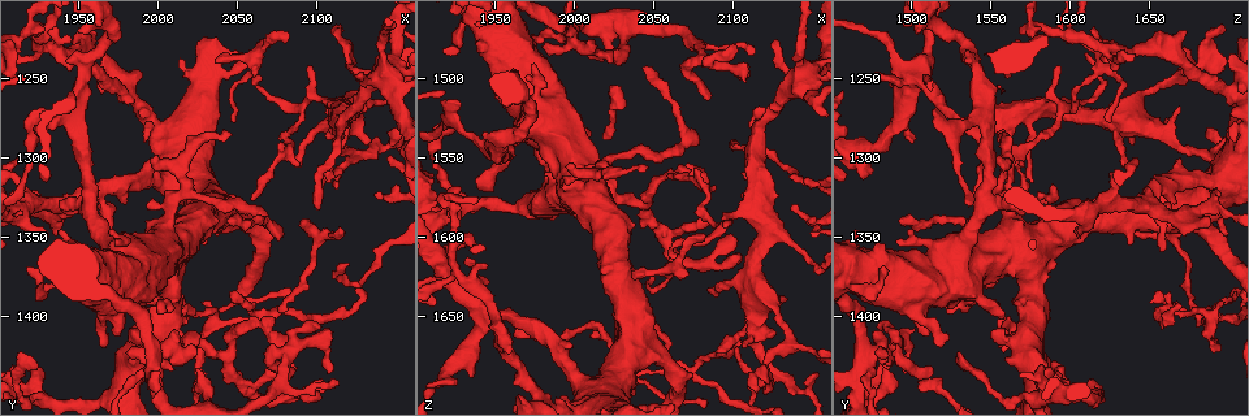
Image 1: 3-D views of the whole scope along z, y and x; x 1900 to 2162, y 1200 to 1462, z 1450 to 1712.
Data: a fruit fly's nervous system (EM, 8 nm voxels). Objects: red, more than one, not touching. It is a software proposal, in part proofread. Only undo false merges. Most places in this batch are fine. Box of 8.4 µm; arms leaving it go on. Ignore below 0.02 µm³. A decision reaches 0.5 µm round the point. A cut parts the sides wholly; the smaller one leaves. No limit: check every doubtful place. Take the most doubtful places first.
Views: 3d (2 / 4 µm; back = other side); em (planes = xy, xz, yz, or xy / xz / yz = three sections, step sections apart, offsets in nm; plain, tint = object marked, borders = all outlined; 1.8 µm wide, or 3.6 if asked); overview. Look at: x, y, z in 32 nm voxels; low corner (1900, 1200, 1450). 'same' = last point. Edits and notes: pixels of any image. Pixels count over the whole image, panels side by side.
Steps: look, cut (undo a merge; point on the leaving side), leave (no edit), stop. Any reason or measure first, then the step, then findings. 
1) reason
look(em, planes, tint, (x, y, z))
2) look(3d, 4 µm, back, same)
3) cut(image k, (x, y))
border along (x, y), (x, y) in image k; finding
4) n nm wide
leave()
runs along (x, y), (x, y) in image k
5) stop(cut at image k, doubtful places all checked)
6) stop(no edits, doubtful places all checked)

abrupt turn
look(em, planes, tint, (2036, 1400, 1686))

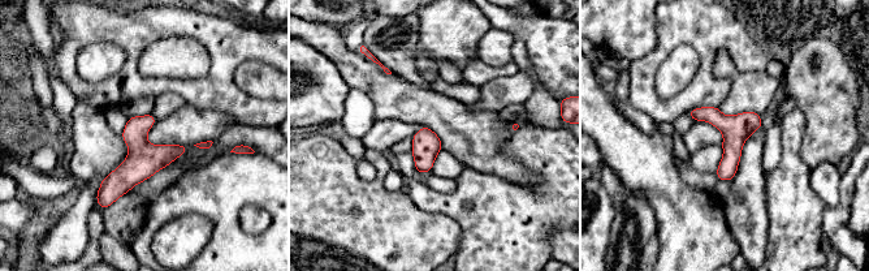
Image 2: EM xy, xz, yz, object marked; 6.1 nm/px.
leave()
runs along (150, 117), (138, 163), (103, 202) in image 2; one neuron here

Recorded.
abrupt turn
look(3d, 2 µm, (1998, 1432, 1470))

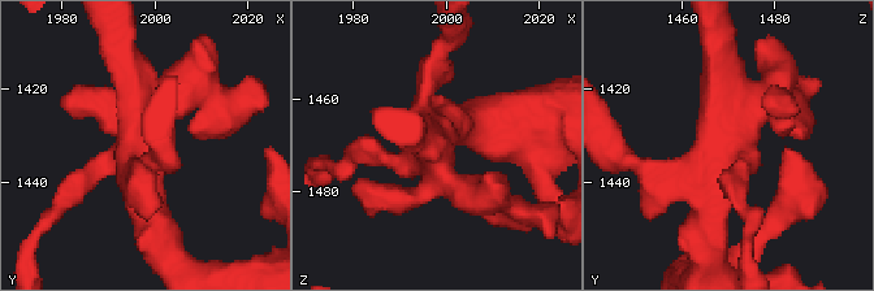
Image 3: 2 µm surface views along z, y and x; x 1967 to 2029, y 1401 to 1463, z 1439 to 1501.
now the EM
look(em, yz, step 8, tint, (1997, 1431, 1470))

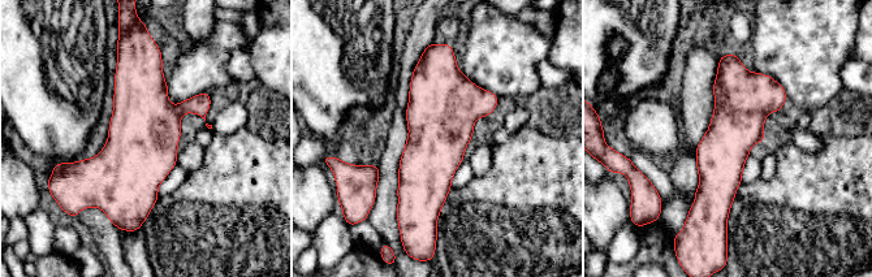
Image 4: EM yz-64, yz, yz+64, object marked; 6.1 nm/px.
another direction
look(em, planes, tint, same)

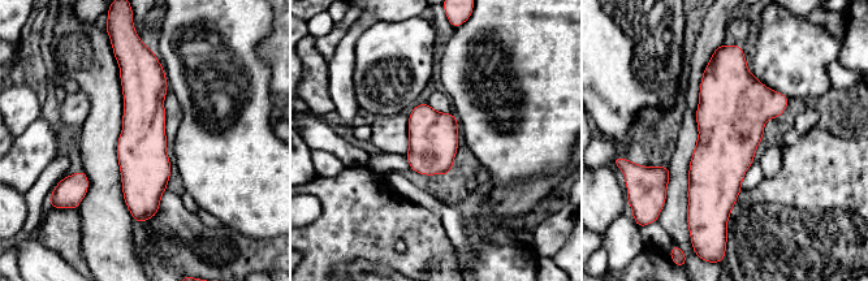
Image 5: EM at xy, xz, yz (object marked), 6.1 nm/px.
leave()
runs along (138, 64), (141, 80), (139, 219) in image 5; all the same neuron

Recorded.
branch point
look(em, planes, plain, (2058, 1398, 1678))

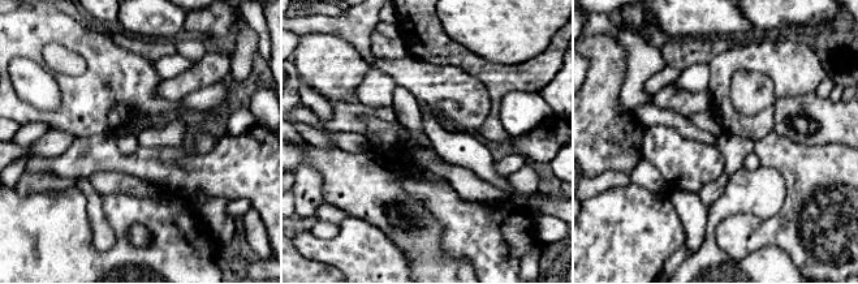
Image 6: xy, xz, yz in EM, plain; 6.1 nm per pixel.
look(em, planes, tint, same)

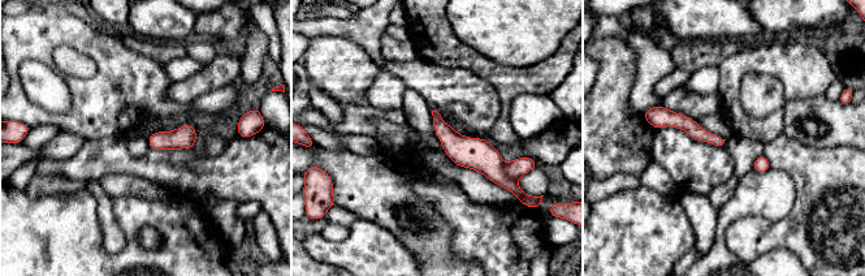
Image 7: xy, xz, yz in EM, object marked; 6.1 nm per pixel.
cut(image 7, (519, 167))
border along (504, 164), (504, 171), (517, 180) in image 7; two neurons meet here

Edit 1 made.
thin neck
look(em, yz, step 8, tint, (1924, 1216, 1580))

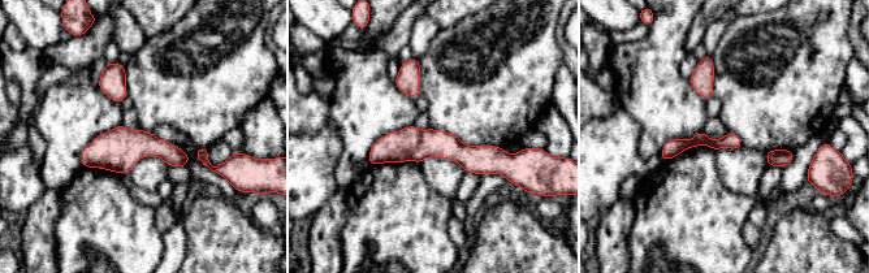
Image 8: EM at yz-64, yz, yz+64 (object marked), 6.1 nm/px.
cut it another way
look(em, planes, tint, same)

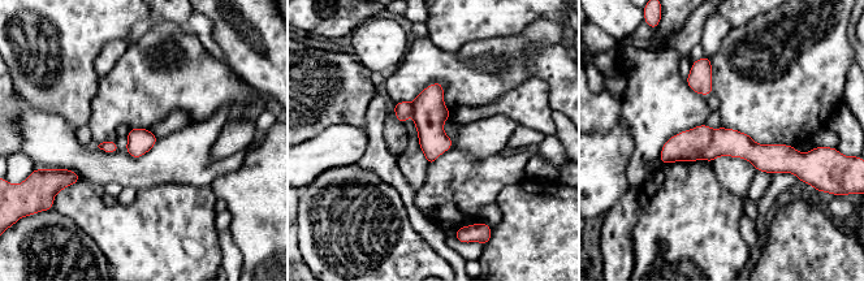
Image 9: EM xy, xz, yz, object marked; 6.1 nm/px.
cut(image 9, (402, 109))
border along (410, 103), (413, 113) in image 9; a second neuron is stuck on

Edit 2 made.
abrupt turn
look(3d, 2 µm, (1922, 1450, 1584))

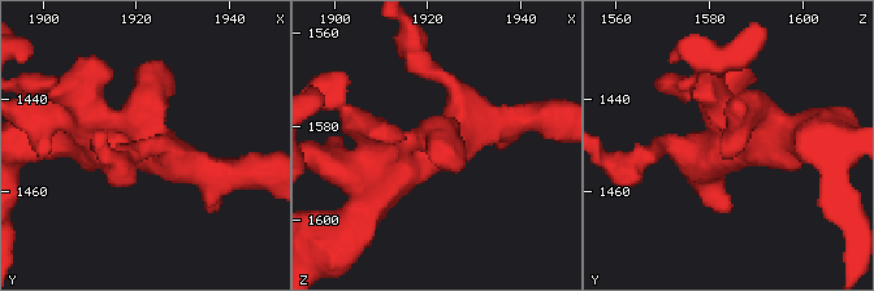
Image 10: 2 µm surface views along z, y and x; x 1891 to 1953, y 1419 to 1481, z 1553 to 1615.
look(em, planes, tint, (1923, 1448, 1582))

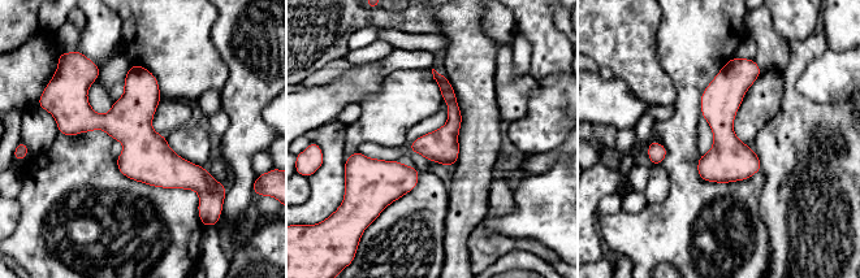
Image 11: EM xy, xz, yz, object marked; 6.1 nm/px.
leave()
runs along (64, 127), (120, 122), (208, 179) in image 11; continuous, no second neuron

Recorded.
stop(cut at image 7, cut at image 9, doubtful places all checked)

